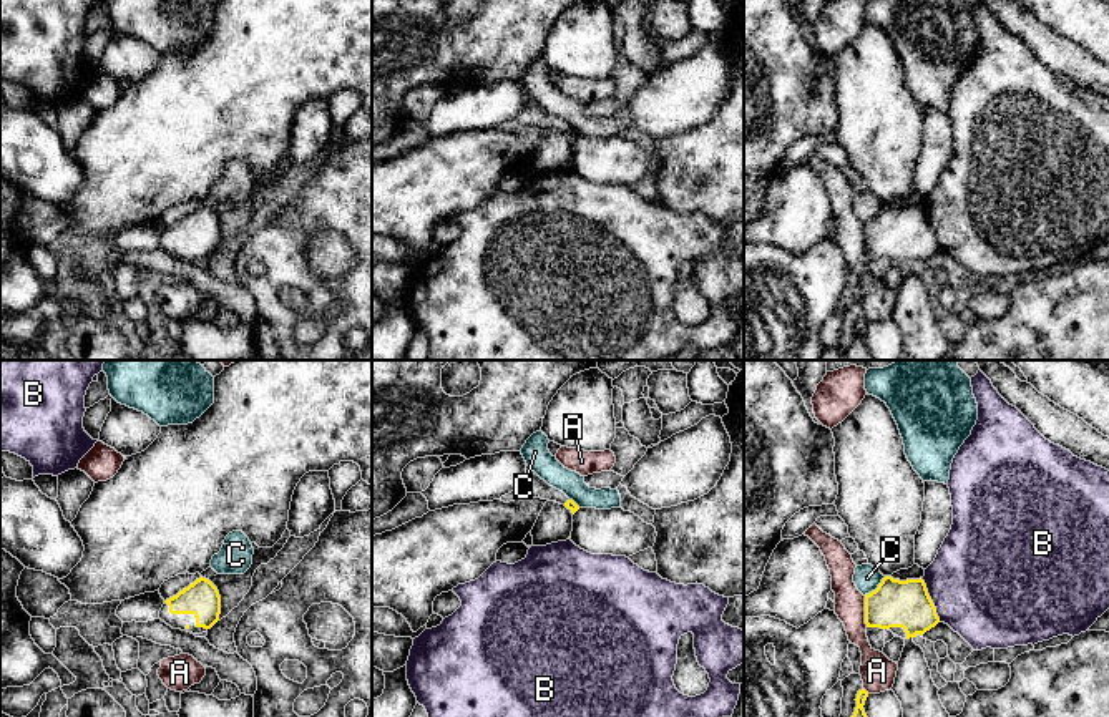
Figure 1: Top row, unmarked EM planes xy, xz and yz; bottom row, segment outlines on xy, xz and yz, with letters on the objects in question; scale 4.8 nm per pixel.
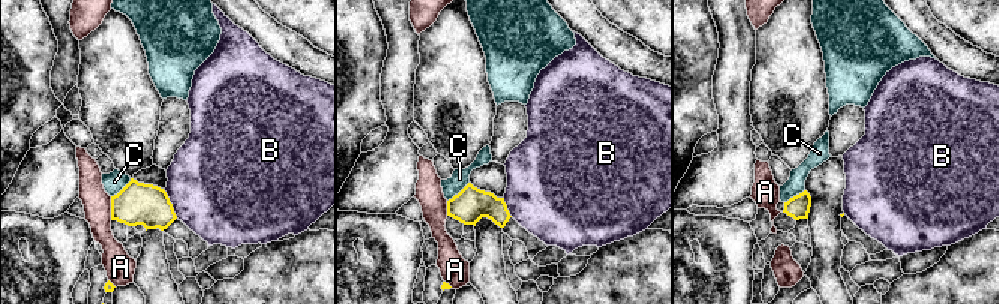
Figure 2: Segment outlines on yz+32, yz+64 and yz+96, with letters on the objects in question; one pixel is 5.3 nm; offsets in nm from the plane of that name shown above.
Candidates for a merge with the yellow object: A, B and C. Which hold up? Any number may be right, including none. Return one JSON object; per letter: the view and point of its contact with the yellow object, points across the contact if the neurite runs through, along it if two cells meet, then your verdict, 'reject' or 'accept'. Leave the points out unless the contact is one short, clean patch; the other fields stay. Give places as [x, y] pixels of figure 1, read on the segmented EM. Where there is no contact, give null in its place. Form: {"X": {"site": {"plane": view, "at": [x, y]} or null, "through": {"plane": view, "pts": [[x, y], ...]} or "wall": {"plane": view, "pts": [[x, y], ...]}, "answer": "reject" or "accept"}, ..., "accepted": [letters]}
{"A": {"site": {"plane": "yz", "at": [865, 611]}, "answer": "reject"}, "B": {"site": {"plane": "yz", "at": [932, 601]}, "answer": "reject"}, "C": {"site": {"plane": "yz", "at": [877, 588]}, "wall": {"plane": "yz", "pts": [[885, 576], [874, 590], [864, 595]]}, "answer": "reject"}, "accepted": []}

